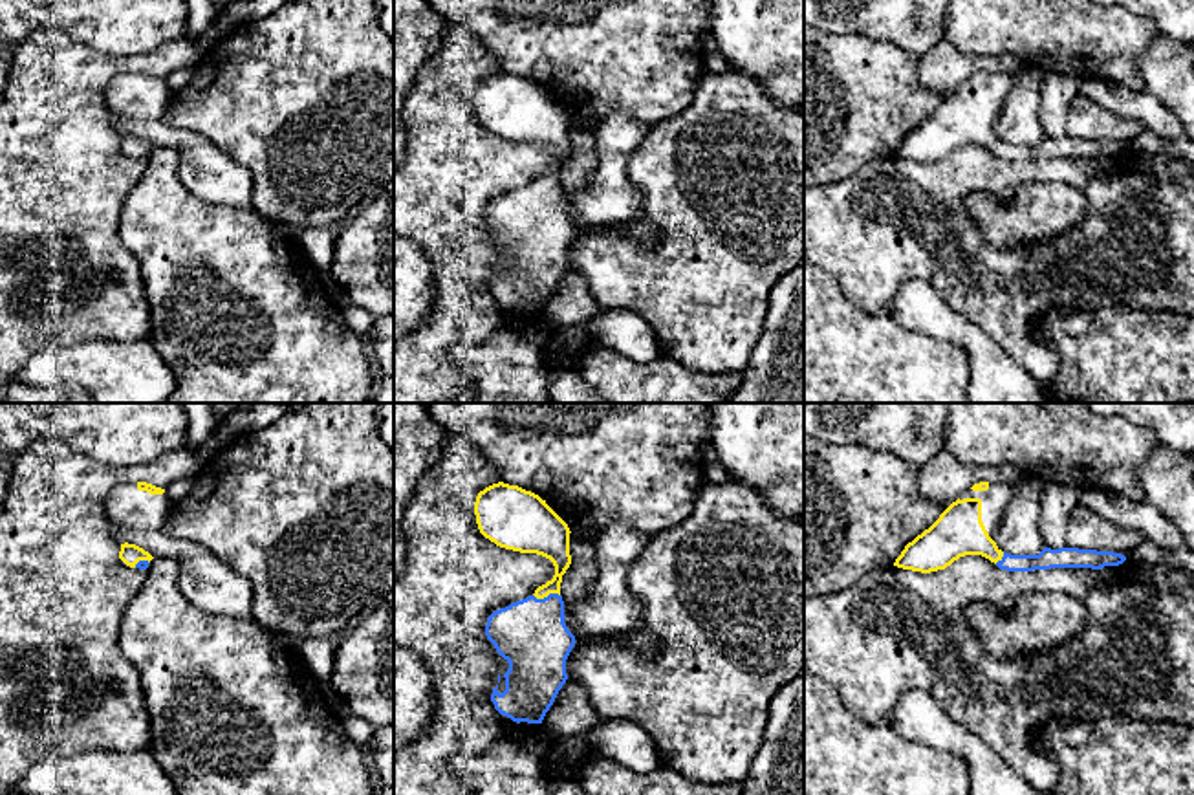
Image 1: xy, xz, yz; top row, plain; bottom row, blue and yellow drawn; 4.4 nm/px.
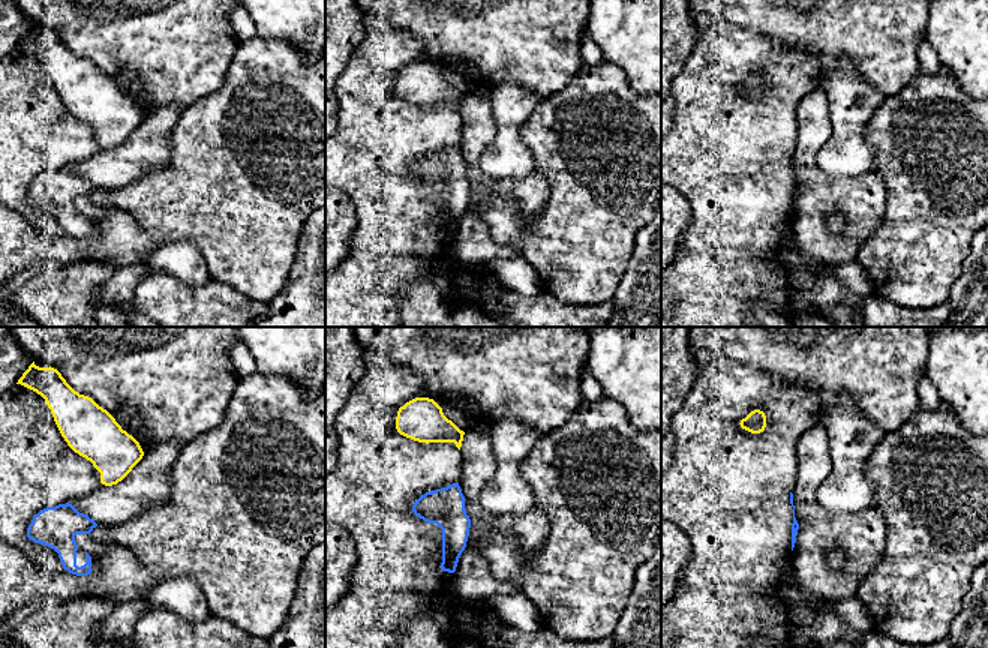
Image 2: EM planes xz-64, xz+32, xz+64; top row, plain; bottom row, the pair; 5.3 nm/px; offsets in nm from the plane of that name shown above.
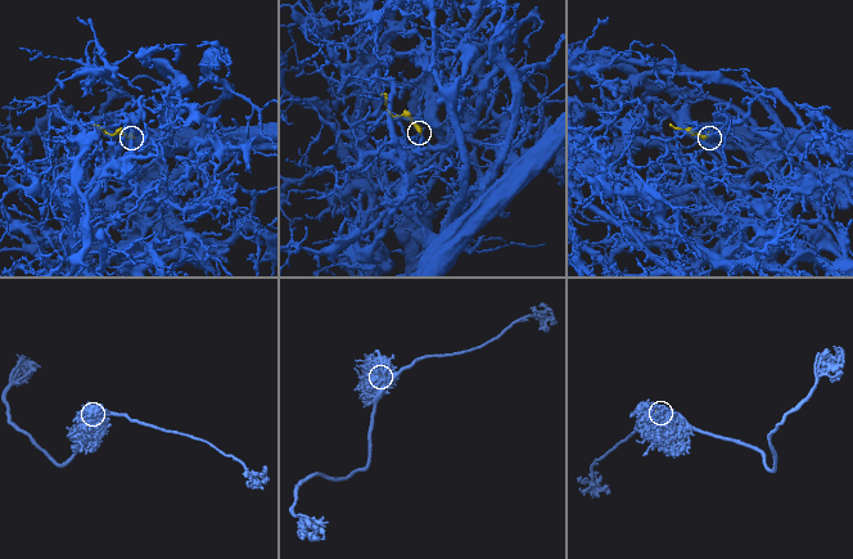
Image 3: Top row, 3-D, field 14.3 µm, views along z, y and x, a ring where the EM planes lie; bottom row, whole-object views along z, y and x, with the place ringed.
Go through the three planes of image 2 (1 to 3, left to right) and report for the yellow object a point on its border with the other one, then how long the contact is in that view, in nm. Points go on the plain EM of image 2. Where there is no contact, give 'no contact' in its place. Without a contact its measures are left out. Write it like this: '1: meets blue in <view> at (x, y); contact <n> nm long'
1: no contact
2: no contact
3: no contact

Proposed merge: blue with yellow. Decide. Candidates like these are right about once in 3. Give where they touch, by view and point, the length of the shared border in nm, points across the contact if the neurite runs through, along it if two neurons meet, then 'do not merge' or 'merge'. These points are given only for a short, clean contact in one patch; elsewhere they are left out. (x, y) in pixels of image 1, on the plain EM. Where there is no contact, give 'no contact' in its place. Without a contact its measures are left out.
xz (548, 185) | 120 nm | across xz (531, 224), (548, 185), (559, 163), (550, 129) | merge

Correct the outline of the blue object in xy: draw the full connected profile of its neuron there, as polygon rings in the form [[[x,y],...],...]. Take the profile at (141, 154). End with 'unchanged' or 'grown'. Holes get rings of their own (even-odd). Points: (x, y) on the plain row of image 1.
[[[125,132],[121,134],[119,148],[130,158],[147,159],[154,147],[143,137]]]; grown

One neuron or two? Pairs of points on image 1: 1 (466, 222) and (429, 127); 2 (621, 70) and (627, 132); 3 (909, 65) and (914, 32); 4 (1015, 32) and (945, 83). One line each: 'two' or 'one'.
1: one
2: two
3: two
4: two

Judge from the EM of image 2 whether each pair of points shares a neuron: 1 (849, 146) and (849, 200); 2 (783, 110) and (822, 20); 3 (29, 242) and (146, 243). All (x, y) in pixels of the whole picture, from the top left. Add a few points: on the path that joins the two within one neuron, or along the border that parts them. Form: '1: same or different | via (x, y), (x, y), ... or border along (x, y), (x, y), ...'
1: different | border along (816, 162), (831, 176), (861, 176), (873, 170)
2: different | border along (775, 39), (813, 54), (819, 71)
3: same | via (57, 249), (98, 249), (117, 243)

